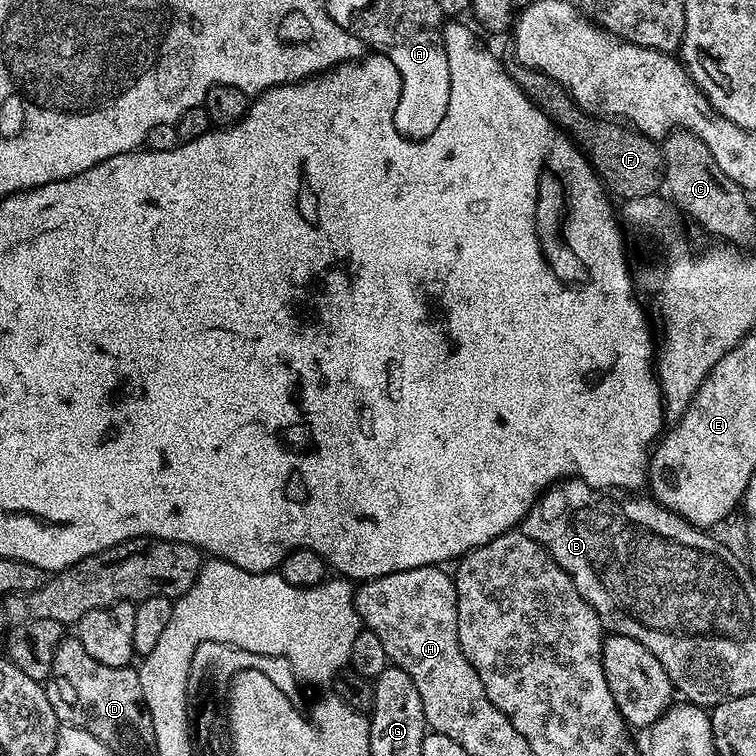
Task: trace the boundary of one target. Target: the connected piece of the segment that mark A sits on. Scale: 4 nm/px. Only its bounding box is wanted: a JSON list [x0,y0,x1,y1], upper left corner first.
[365,23,450,140]

